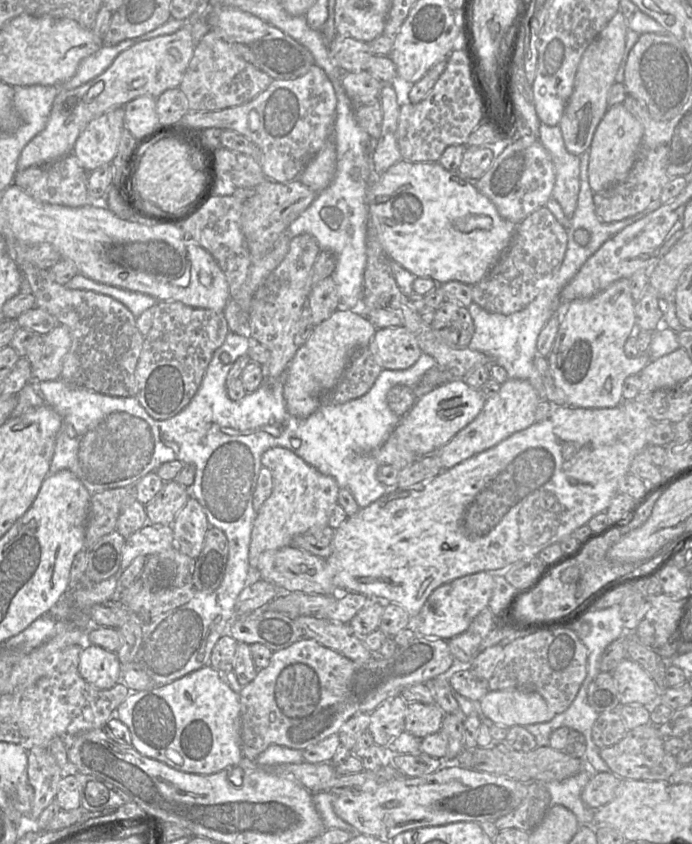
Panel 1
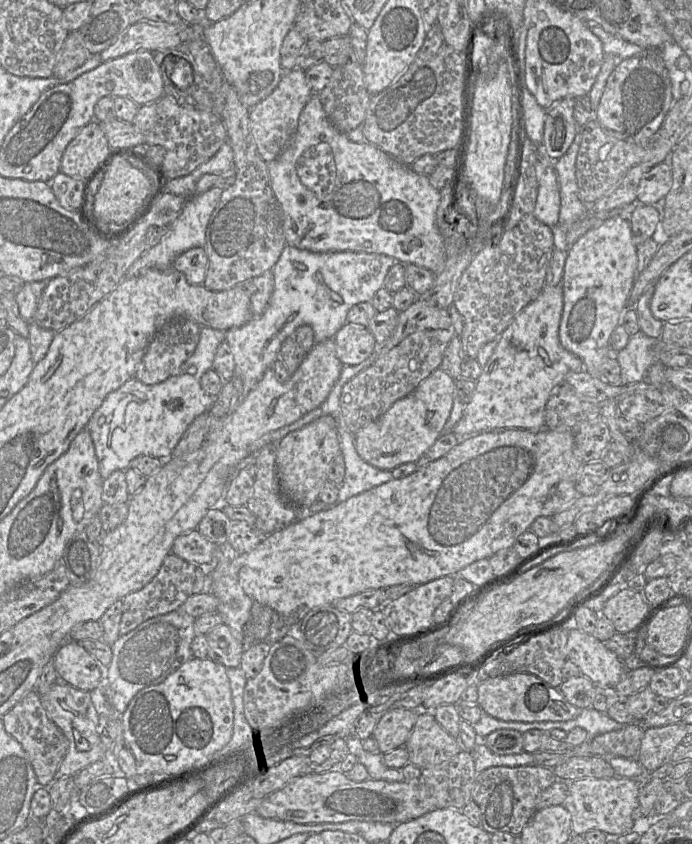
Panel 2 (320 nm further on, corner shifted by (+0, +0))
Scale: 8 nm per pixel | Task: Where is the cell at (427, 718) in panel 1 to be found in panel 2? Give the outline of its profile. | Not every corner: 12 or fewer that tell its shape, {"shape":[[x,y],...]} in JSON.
{"shape":[[418,711],[379,716],[372,734],[384,754],[405,746]]}

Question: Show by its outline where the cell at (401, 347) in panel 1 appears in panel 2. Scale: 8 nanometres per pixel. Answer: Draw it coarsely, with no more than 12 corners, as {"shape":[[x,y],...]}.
{"shape":[[348,322],[335,334],[343,366],[362,363],[377,346],[367,327]]}

